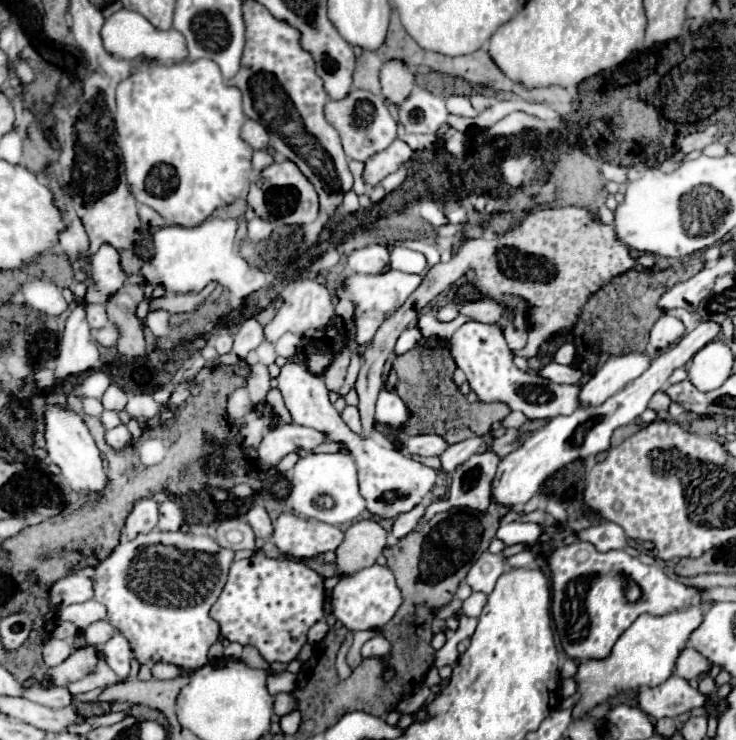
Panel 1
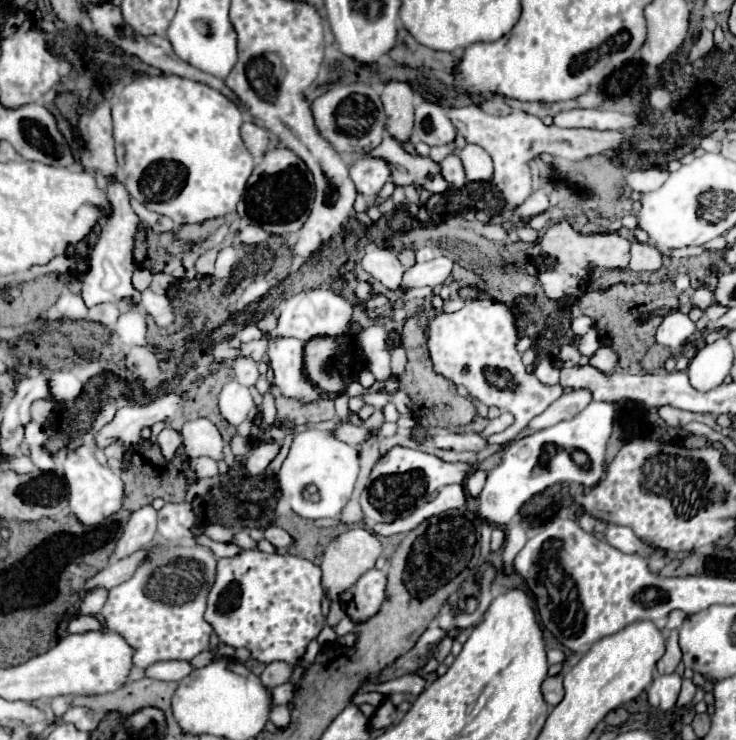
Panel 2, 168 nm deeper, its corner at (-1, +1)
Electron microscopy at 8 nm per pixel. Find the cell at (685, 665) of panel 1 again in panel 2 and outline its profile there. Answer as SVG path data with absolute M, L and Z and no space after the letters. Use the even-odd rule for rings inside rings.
M663 630L666 639L666 653L662 661L658 661L658 673L674 673L682 661L682 649L678 643L678 632Z

